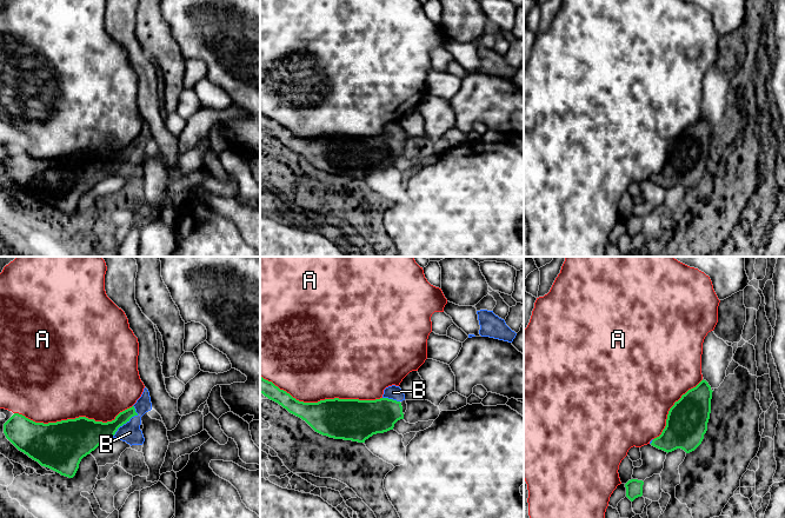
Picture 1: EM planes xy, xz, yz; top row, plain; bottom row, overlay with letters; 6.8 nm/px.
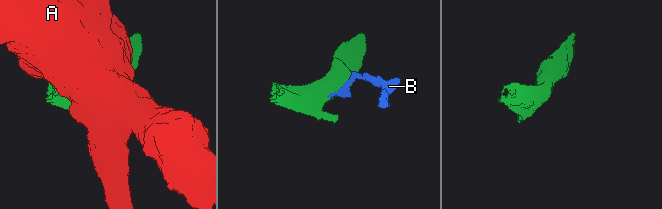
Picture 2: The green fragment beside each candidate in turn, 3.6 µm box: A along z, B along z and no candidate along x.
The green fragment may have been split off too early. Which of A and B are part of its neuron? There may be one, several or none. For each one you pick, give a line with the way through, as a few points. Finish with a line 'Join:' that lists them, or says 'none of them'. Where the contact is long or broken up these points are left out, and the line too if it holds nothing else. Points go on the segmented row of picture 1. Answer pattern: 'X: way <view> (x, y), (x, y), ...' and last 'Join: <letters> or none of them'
Join: B

